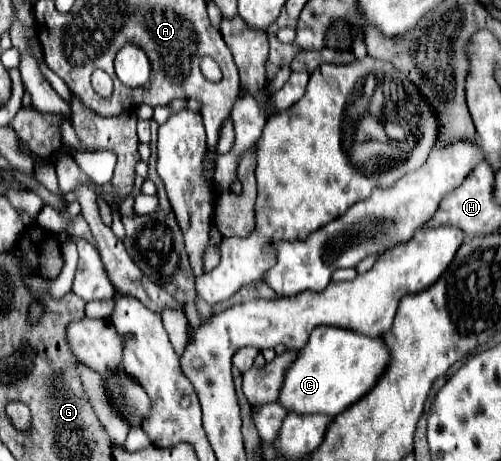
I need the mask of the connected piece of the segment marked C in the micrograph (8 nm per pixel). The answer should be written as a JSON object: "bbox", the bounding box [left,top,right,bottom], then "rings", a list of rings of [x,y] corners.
{"bbox":[279,327,389,417],"rings":[[[315,327],[307,345],[297,353],[285,371],[285,381],[279,391],[279,403],[293,413],[313,415],[323,413],[335,417],[353,401],[361,399],[389,361],[383,339],[371,339],[355,331],[339,327]]]}

